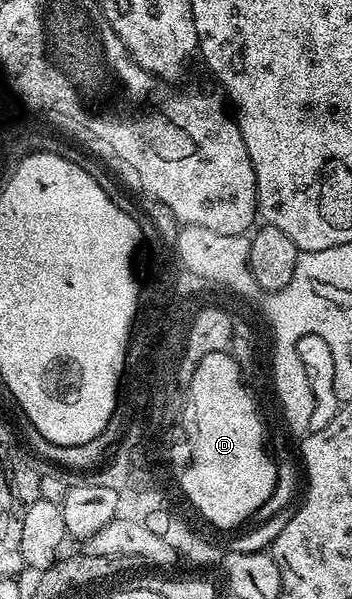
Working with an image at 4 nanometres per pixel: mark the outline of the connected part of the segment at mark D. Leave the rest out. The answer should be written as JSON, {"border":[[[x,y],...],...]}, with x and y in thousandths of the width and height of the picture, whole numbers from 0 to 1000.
{"border":[[[653,588],[591,591],[557,611],[534,649],[534,681],[557,694],[568,711],[568,745],[557,748],[551,781],[528,788],[528,821],[548,826],[548,838],[616,873],[665,875],[713,850],[730,853],[761,838],[790,805],[790,776],[761,753],[761,728],[744,723],[744,701],[733,696],[733,681],[716,663],[688,643],[693,626]]]}

